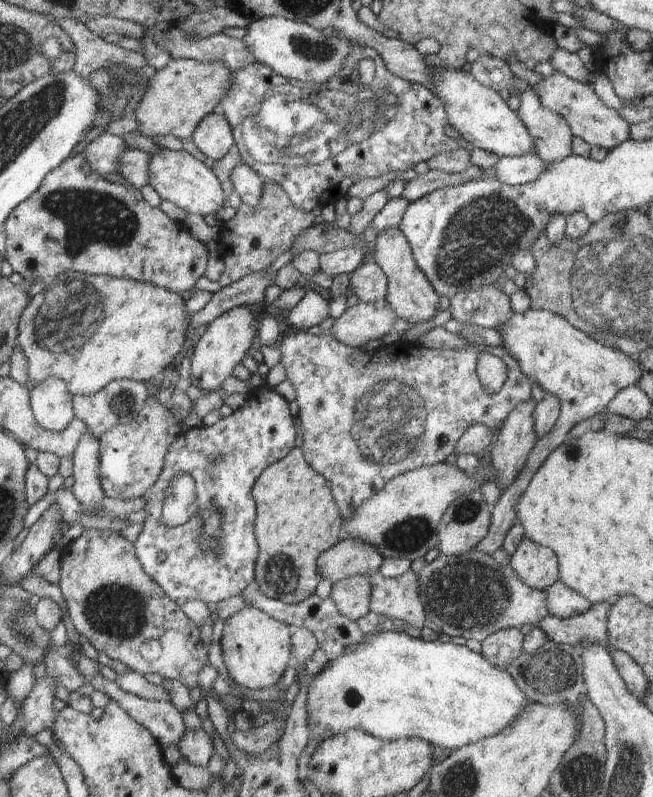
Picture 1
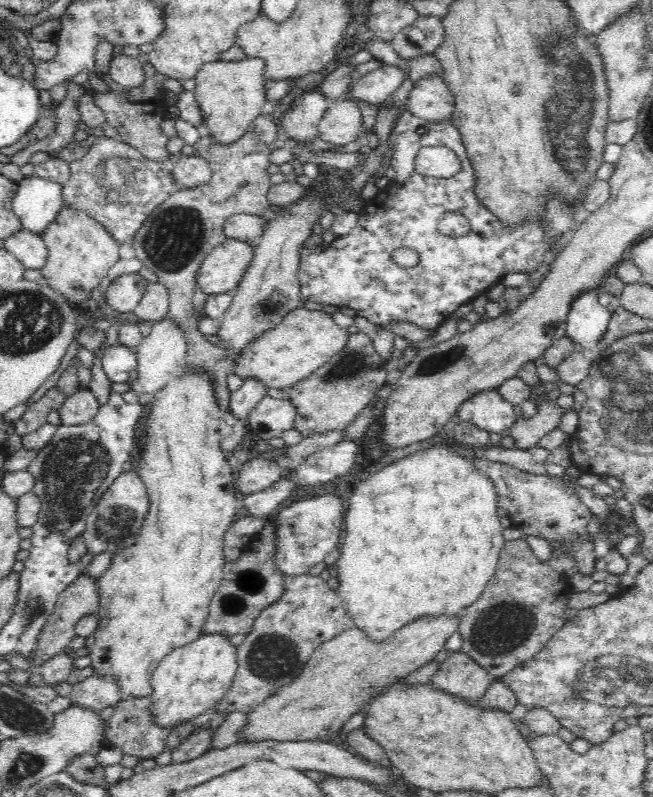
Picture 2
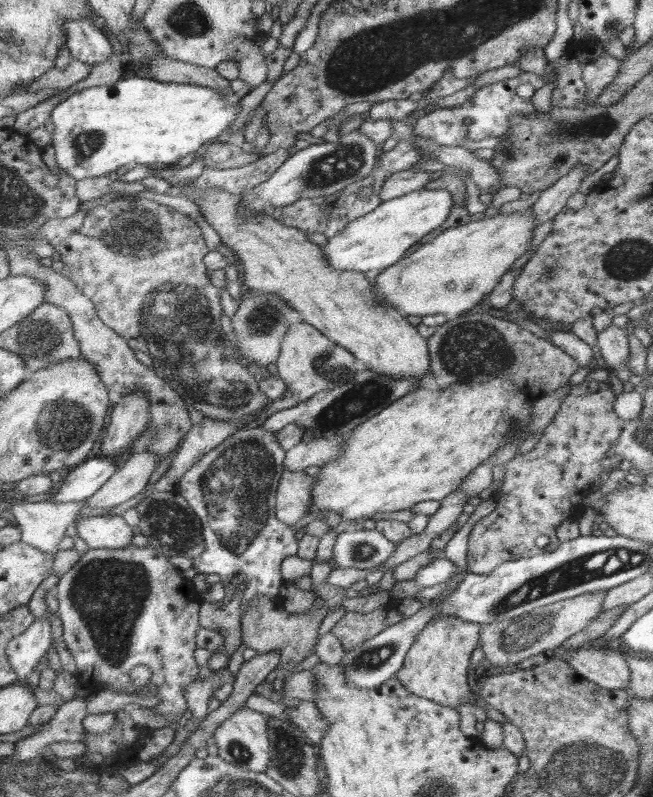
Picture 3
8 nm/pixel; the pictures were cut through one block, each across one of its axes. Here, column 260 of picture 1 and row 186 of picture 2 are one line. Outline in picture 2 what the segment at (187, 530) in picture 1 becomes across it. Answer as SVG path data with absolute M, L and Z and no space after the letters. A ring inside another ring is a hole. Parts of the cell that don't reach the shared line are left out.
M404 108L390 132L388 149L391 147L395 151L390 165L397 172L390 186L390 190L394 192L379 191L372 200L365 203L359 212L360 218L356 228L349 234L339 236L330 244L314 244L304 246L300 250L299 282L304 302L352 308L356 314L377 325L398 320L416 324L429 332L437 332L437 328L450 318L450 314L459 306L472 302L480 294L488 292L491 286L500 283L506 274L532 272L544 263L551 265L553 262L549 262L549 255L554 258L568 244L570 235L574 232L576 207L562 203L555 194L548 194L549 202L545 207L545 216L540 221L521 222L520 225L512 227L498 221L498 218L478 201L475 195L473 164L464 152L458 127L451 123L450 118L442 122L427 122ZM418 128L426 128L426 133L419 135ZM425 146L447 146L452 149L460 159L460 172L445 180L429 179L416 172L416 155ZM447 213L462 214L470 222L472 230L460 238L443 236L438 231L437 224ZM398 248L416 251L420 256L420 262L414 268L396 265L393 255Z

